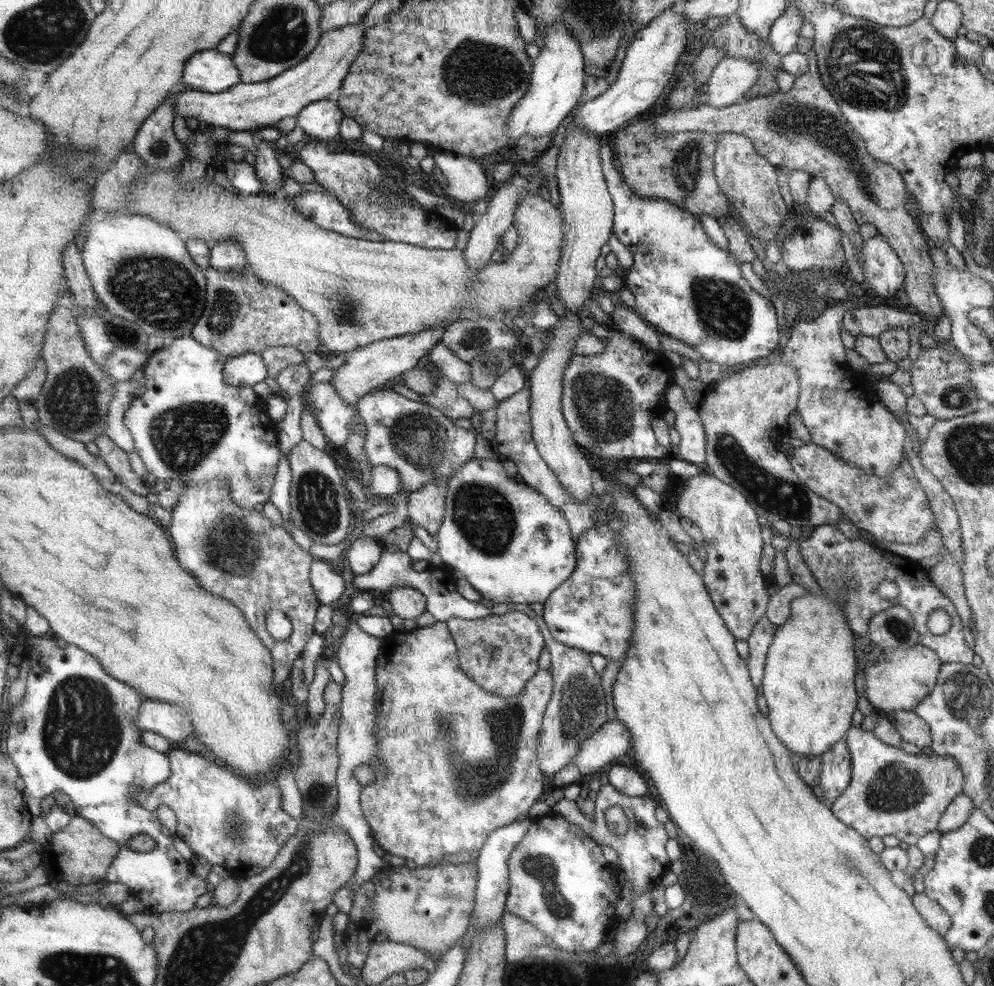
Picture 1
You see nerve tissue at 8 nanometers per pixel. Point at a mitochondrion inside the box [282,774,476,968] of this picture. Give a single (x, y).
(317, 802)

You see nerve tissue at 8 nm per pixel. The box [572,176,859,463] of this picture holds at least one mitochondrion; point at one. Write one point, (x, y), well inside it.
(723, 310)

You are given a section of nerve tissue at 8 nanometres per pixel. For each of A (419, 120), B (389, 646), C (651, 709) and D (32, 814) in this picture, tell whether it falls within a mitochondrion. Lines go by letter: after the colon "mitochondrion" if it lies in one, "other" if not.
A: other
B: other
C: other
D: other

